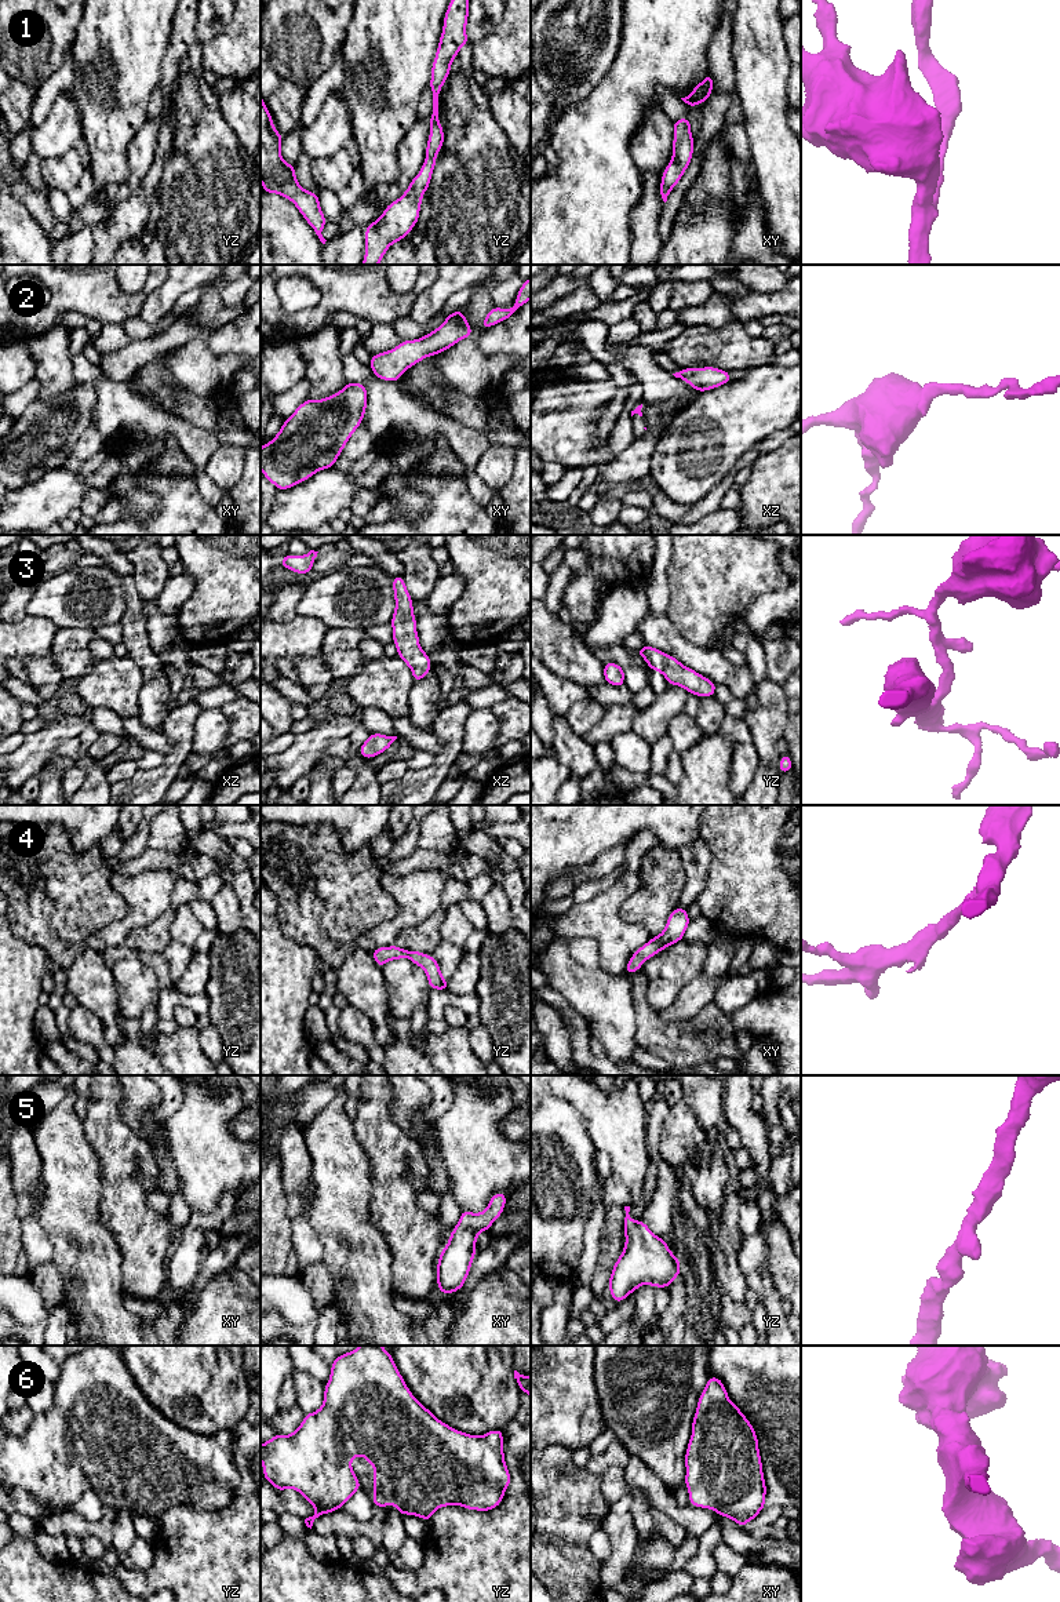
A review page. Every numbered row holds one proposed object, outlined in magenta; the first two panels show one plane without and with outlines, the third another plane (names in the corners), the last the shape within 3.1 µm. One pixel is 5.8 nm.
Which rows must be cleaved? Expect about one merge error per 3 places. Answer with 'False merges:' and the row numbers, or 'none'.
False merges: none

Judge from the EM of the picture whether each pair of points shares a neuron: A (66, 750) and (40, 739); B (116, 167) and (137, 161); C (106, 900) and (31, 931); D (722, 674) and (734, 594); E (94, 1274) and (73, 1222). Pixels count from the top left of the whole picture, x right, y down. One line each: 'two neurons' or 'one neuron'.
A: two neurons
B: two neurons
C: one neuron
D: two neurons
E: one neuron

